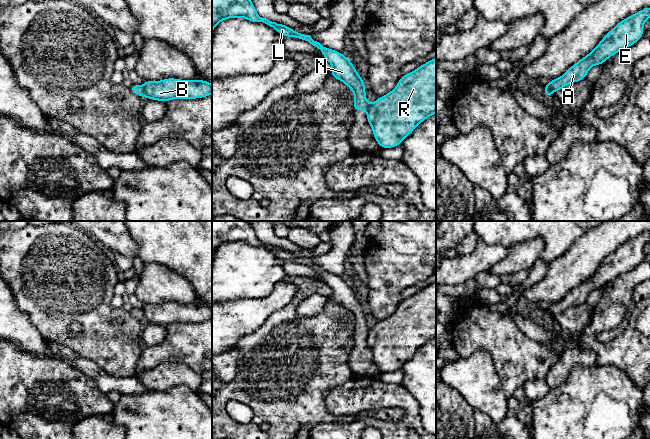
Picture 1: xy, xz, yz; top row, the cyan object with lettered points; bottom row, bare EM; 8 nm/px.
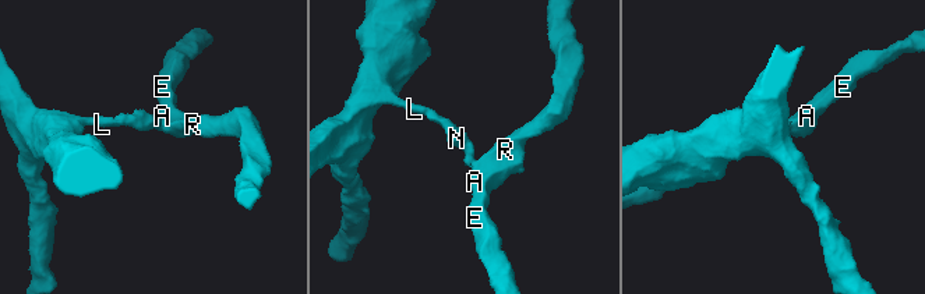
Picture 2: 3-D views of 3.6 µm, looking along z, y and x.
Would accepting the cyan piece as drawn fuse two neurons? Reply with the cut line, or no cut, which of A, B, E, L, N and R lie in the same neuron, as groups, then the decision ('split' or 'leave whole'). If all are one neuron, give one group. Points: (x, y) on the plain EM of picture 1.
cut in xy along (142, 309), (144, 320); A B E R / L N; split

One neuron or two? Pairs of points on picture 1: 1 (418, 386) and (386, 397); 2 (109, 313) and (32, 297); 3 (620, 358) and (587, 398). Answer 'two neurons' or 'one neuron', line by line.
1: two neurons
2: one neuron
3: two neurons

